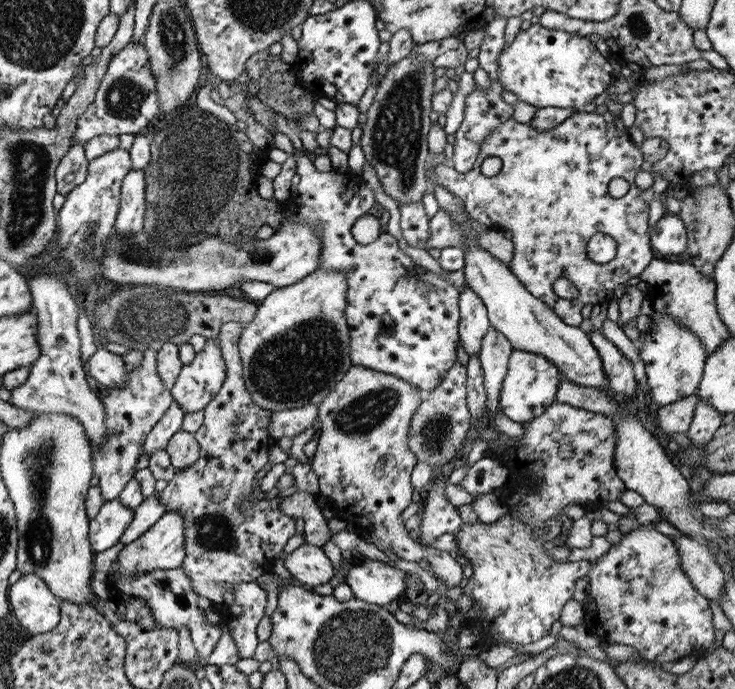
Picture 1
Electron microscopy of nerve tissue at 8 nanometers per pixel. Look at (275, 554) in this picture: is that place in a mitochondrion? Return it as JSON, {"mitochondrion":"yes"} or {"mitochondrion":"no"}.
{"mitochondrion":"no"}

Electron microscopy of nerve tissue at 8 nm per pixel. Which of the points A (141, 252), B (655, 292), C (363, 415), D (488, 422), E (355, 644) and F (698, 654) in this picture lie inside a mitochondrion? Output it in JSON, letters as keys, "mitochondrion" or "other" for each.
{"A":"mitochondrion","B":"other","C":"mitochondrion","D":"other","E":"mitochondrion","F":"other"}

